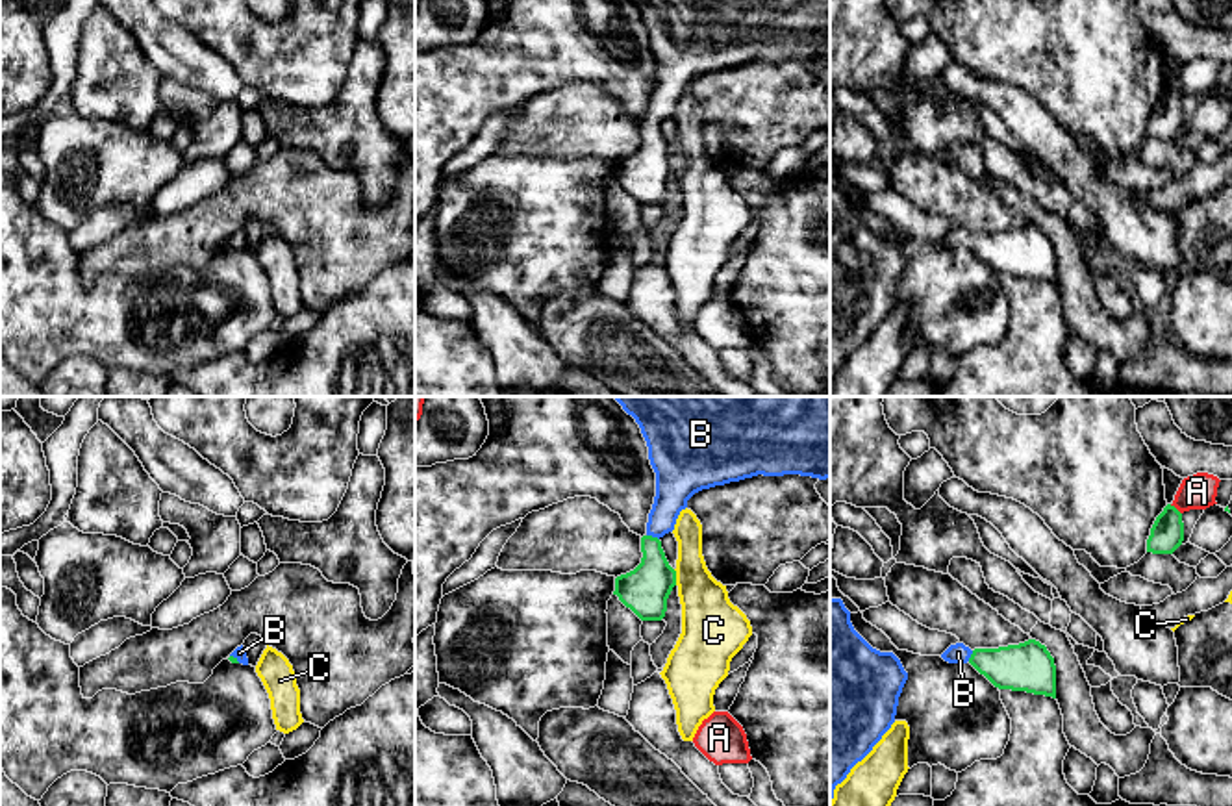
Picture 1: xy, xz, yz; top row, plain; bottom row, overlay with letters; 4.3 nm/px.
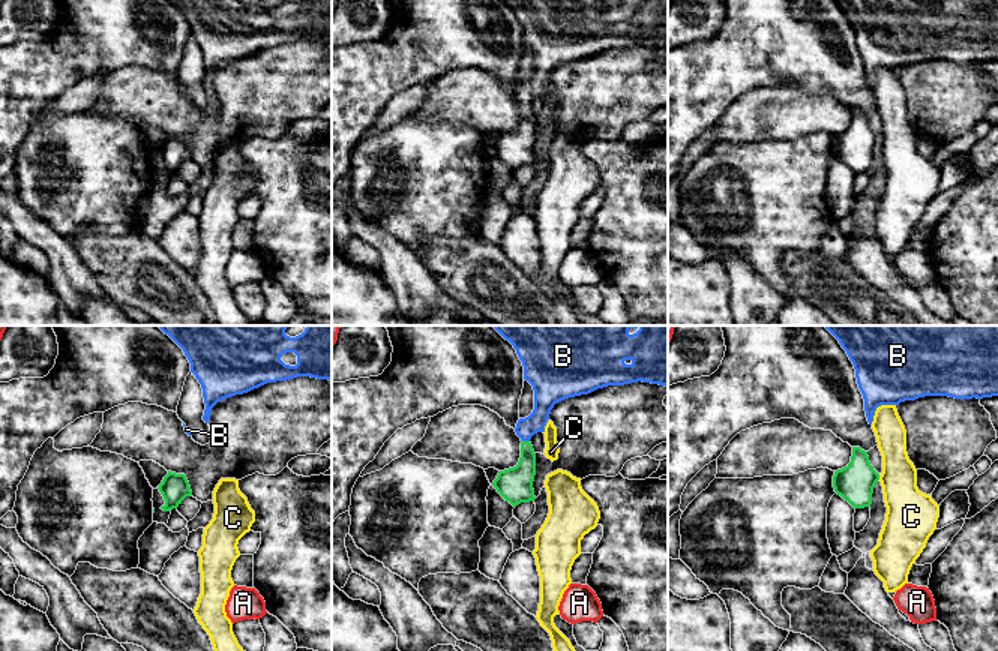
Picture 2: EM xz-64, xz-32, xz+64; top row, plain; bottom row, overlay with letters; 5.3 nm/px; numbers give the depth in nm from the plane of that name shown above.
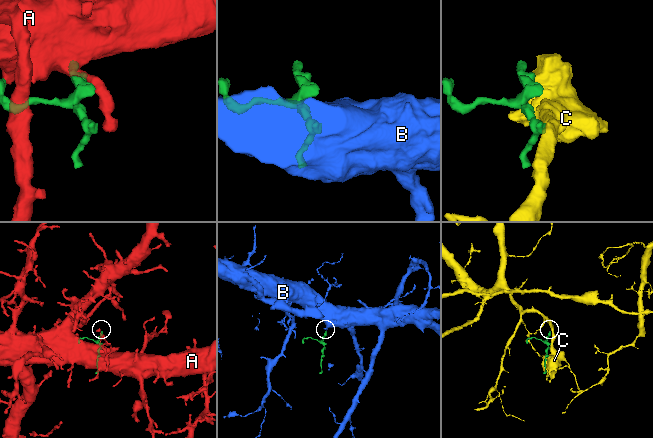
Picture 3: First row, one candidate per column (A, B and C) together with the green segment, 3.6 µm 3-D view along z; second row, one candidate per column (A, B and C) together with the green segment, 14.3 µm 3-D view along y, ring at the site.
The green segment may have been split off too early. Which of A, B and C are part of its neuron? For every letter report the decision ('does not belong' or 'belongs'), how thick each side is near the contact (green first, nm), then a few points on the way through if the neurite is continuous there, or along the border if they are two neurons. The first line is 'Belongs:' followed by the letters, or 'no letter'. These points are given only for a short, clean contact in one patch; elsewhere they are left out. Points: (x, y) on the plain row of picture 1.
Belongs: B
A: does not belong; calibres 140 and 150 nm
B: belongs; calibres 200 and 180 nm; way xz (645, 175), (651, 167), (651, 121), (662, 106), (675, 69)
C: does not belong; calibres 200 and 240 nm; border xz (673, 154), (677, 169)

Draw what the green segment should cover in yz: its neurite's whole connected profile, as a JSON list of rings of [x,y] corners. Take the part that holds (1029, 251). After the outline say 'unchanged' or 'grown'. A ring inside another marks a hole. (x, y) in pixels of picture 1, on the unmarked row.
[[[1036,224],[999,233],[974,233],[963,228],[950,230],[941,243],[949,248],[971,248],[995,272],[1026,276],[1056,283],[1054,243]]]; grown

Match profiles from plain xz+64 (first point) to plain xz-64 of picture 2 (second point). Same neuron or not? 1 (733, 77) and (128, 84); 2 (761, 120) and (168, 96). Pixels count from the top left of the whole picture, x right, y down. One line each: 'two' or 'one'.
1: two
2: one

